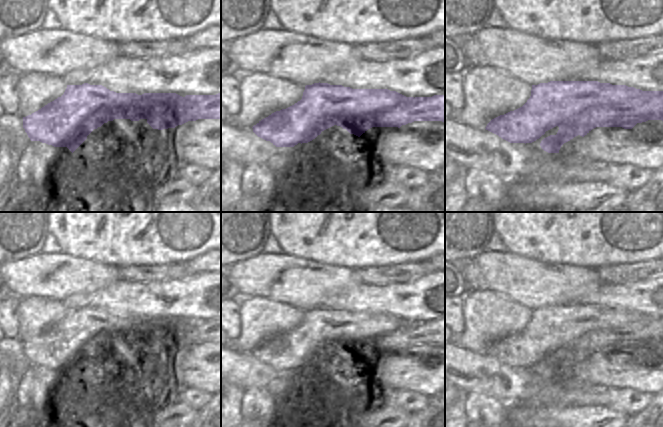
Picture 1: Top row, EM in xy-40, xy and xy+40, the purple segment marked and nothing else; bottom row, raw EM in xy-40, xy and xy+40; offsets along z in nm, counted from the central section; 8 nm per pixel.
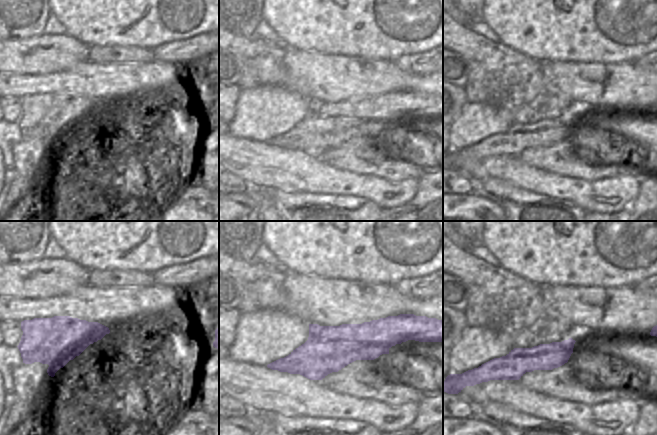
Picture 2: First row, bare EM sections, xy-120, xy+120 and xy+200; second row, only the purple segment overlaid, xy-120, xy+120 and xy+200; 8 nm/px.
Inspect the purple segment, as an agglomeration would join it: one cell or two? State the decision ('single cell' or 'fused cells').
fused cells

